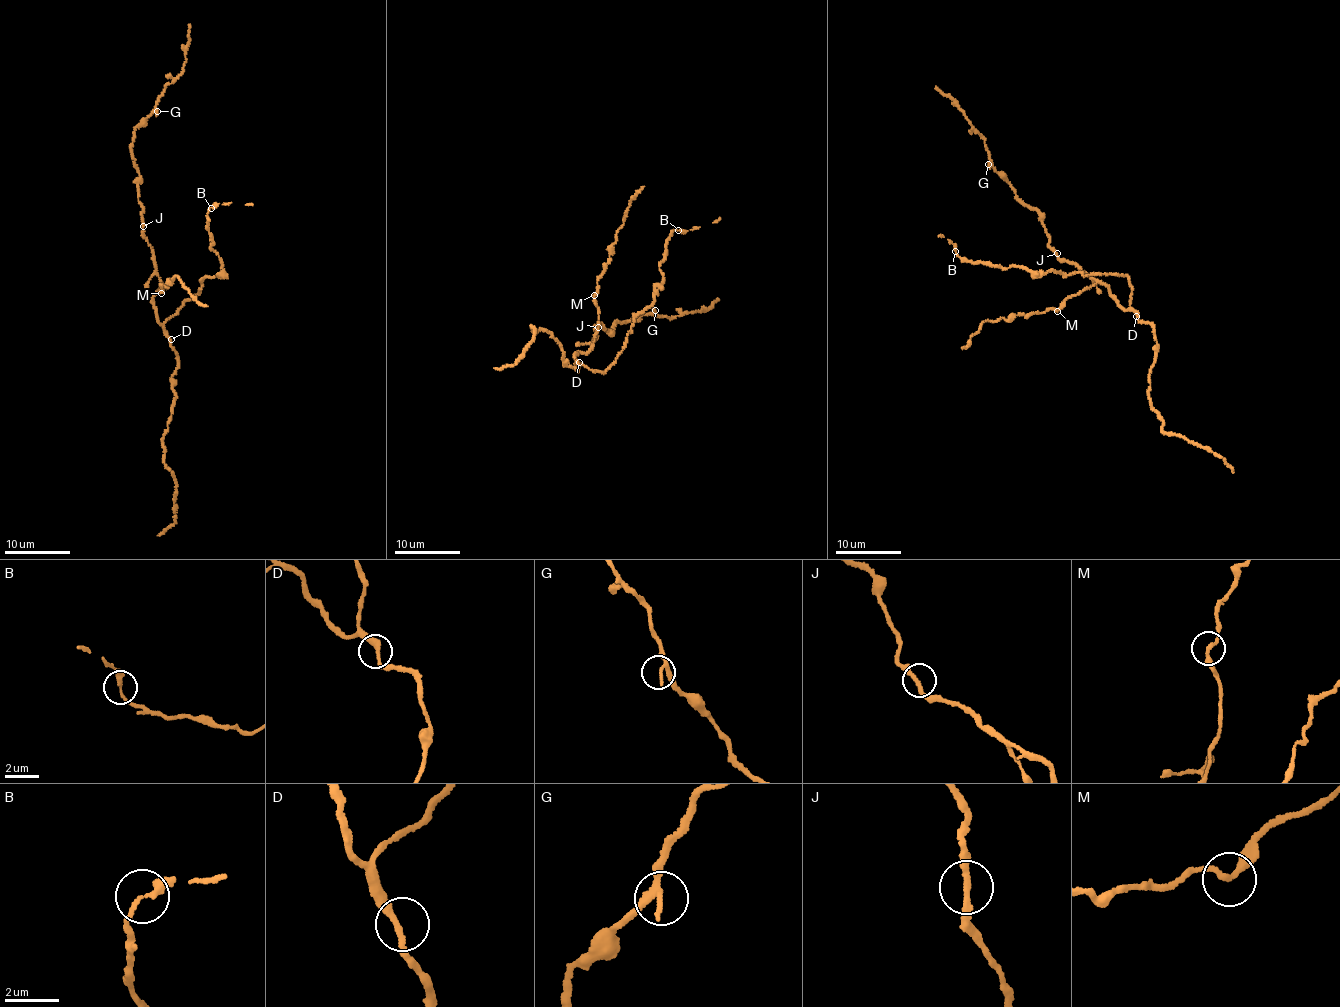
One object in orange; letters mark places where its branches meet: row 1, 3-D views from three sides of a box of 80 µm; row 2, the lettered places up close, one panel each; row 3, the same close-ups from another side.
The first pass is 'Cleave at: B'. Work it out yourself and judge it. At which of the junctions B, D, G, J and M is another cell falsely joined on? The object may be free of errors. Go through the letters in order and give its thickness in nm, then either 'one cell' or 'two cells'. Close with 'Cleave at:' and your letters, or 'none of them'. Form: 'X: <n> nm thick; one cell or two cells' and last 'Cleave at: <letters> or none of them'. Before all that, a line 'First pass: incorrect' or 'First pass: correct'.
First pass: incorrect
B: 220 nm thick; one cell
D: 220 nm thick; one cell
G: 240 nm thick; one cell
J: 240 nm thick; one cell
M: 240 nm thick; one cell
Cleave at: none of them

